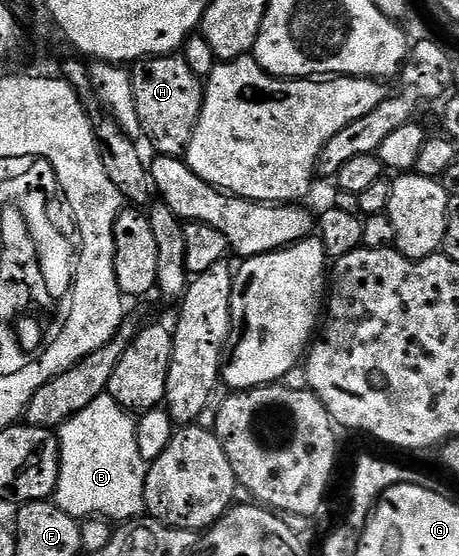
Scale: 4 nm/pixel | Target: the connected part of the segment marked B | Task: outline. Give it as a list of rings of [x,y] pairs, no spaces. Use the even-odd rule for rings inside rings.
[[[108,392],[91,400],[83,412],[59,427],[61,463],[55,505],[78,520],[108,520],[113,524],[142,517],[145,509],[147,463],[139,452],[137,418]]]

